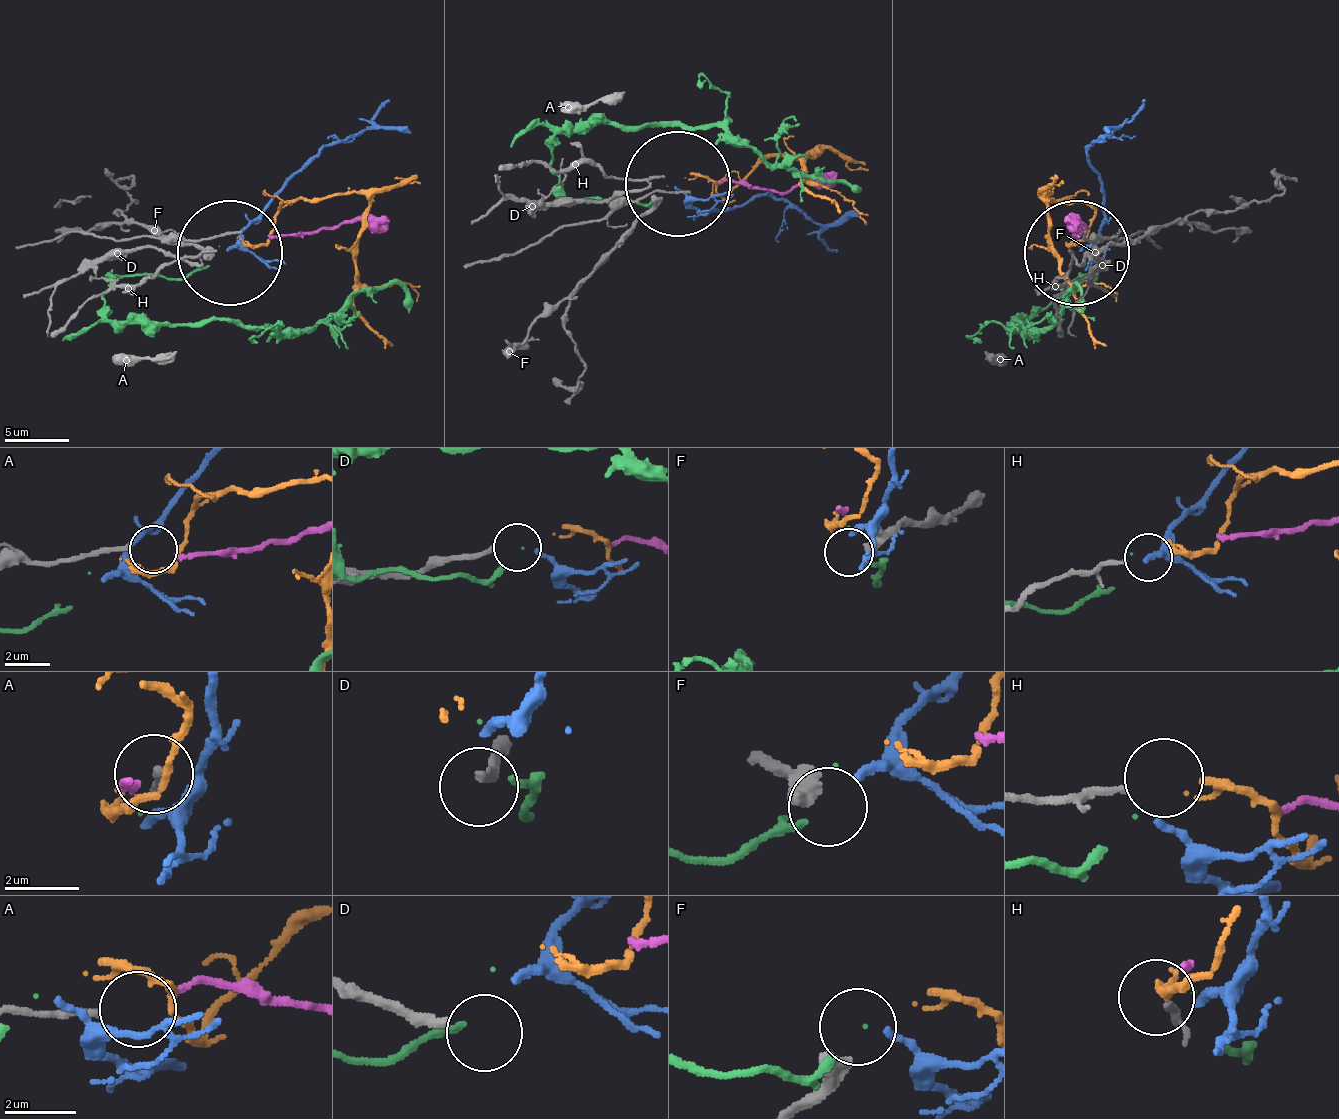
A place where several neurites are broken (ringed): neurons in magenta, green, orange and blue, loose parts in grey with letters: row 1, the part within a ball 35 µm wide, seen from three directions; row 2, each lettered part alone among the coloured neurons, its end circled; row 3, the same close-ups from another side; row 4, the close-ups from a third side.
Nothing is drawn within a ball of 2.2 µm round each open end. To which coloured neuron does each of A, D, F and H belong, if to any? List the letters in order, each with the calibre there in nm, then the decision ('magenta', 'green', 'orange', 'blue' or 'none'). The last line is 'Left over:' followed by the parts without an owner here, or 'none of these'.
A: 220 nm thick; magenta
D: 240 nm thick; none
F: 550 nm thick; none
H: 200 nm thick; orange
Left over: D, F

